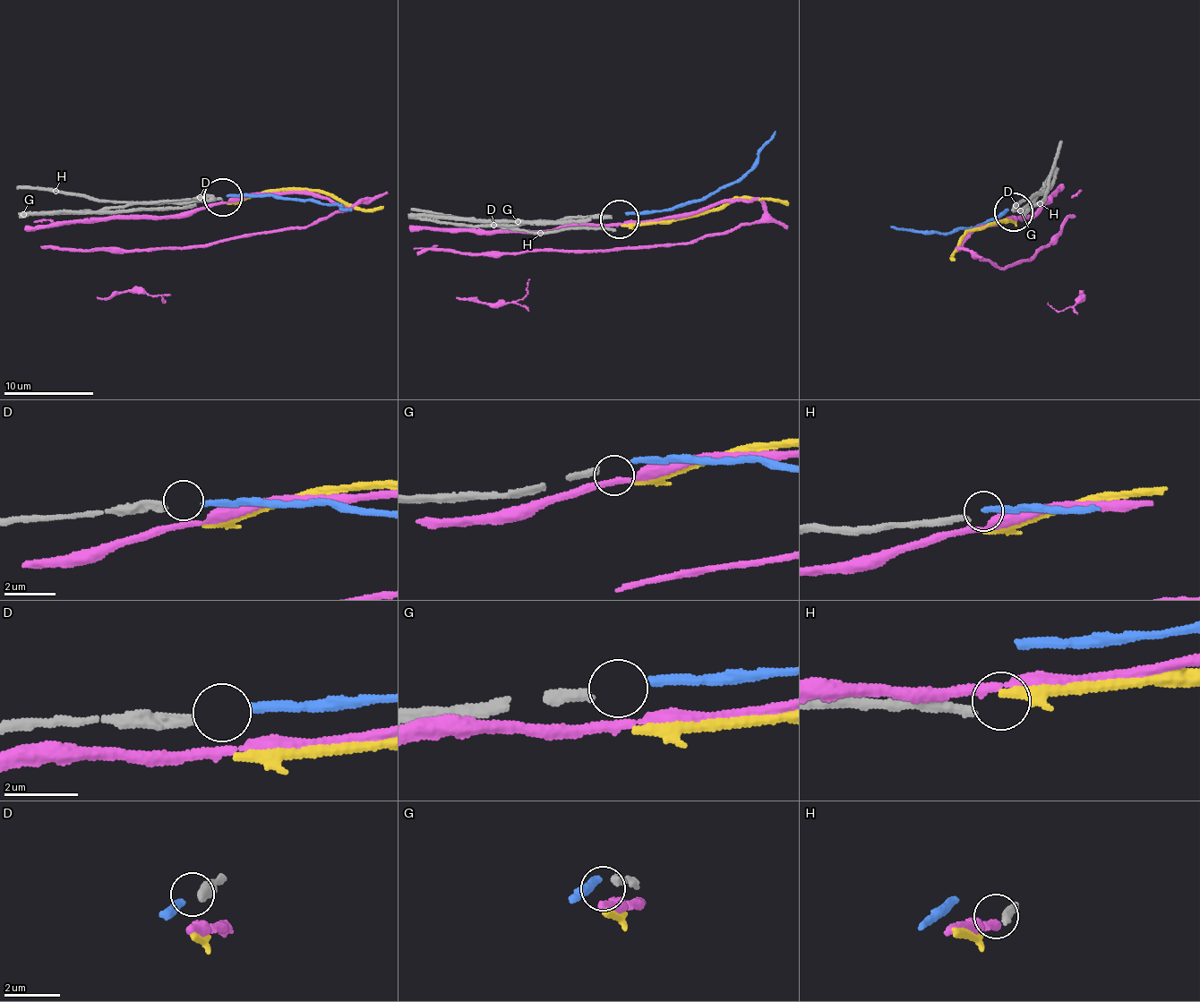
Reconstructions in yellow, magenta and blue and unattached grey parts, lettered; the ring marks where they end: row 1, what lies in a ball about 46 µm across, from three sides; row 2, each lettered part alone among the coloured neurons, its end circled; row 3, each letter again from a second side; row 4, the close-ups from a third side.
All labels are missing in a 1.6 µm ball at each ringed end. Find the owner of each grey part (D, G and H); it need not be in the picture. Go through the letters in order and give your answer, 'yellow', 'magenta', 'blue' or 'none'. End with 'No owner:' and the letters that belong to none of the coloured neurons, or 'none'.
D: blue
G: none
H: none
No owner: G, H

